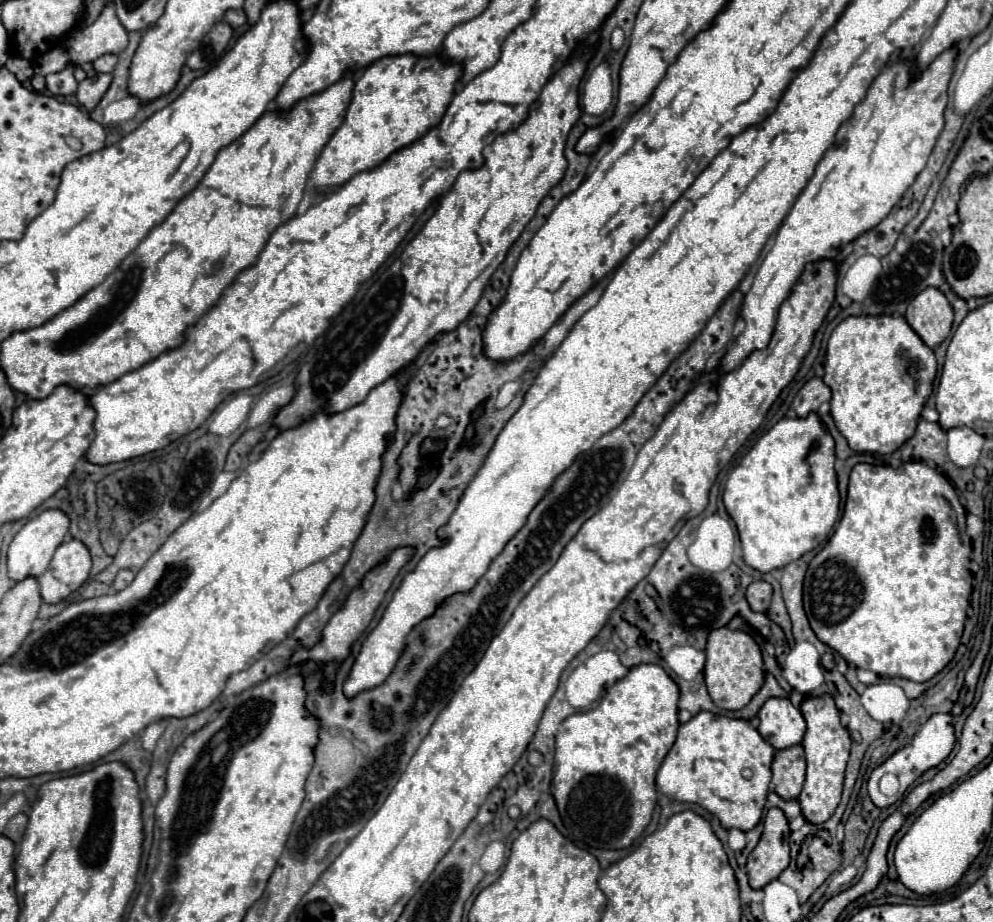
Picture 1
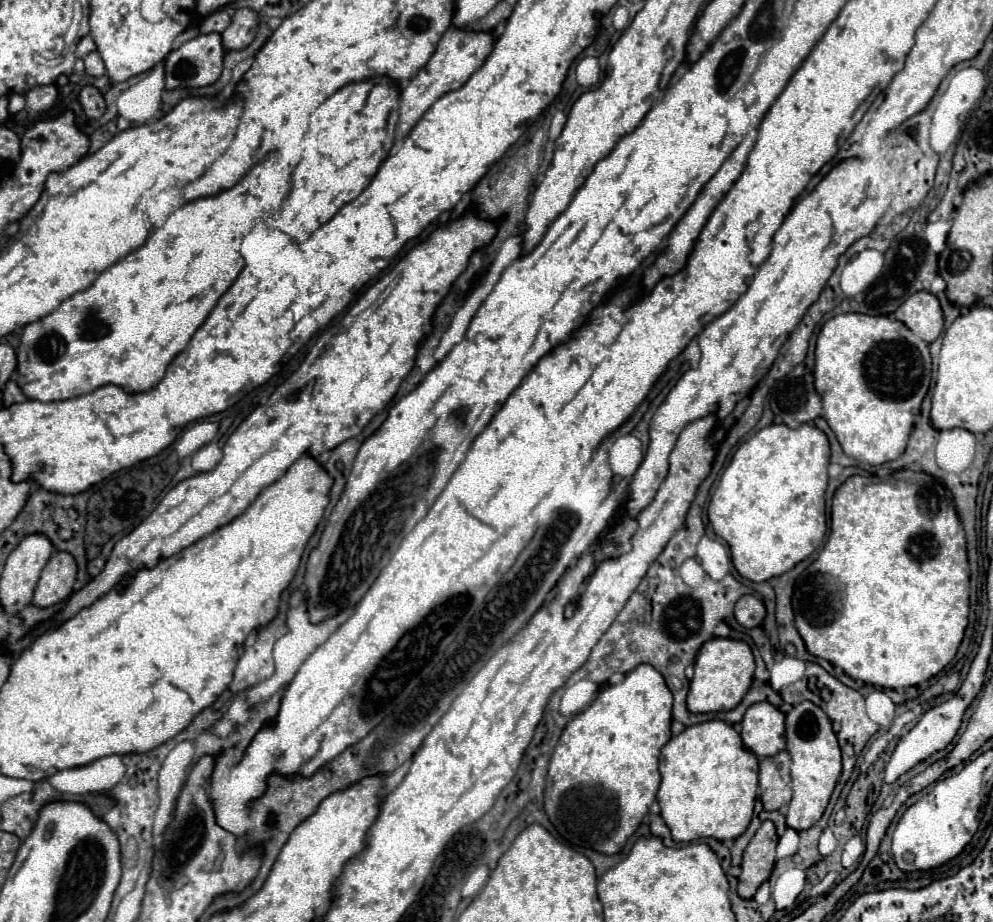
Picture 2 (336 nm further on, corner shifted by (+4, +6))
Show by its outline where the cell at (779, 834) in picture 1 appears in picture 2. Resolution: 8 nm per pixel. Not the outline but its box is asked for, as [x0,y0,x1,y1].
[737,820,777,898]

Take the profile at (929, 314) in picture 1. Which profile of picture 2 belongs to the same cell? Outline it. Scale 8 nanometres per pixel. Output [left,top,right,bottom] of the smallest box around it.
[895,292,943,344]

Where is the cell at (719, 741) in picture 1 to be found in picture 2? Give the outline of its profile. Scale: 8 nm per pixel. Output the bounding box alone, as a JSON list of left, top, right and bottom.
[657,720,759,842]

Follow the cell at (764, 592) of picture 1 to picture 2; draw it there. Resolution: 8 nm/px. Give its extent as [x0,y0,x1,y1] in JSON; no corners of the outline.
[735,596,765,628]

